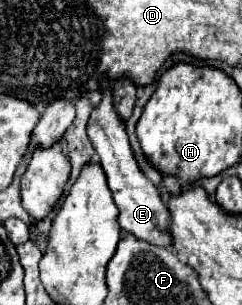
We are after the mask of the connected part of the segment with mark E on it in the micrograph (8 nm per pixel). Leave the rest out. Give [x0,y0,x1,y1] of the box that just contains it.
[87,79,171,247]

